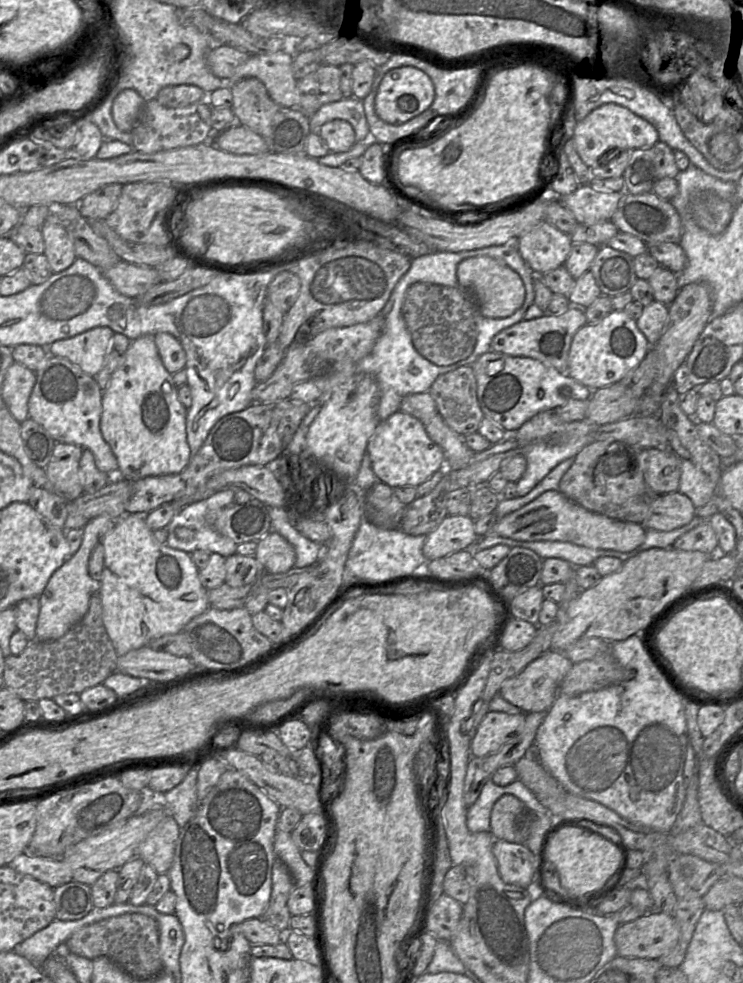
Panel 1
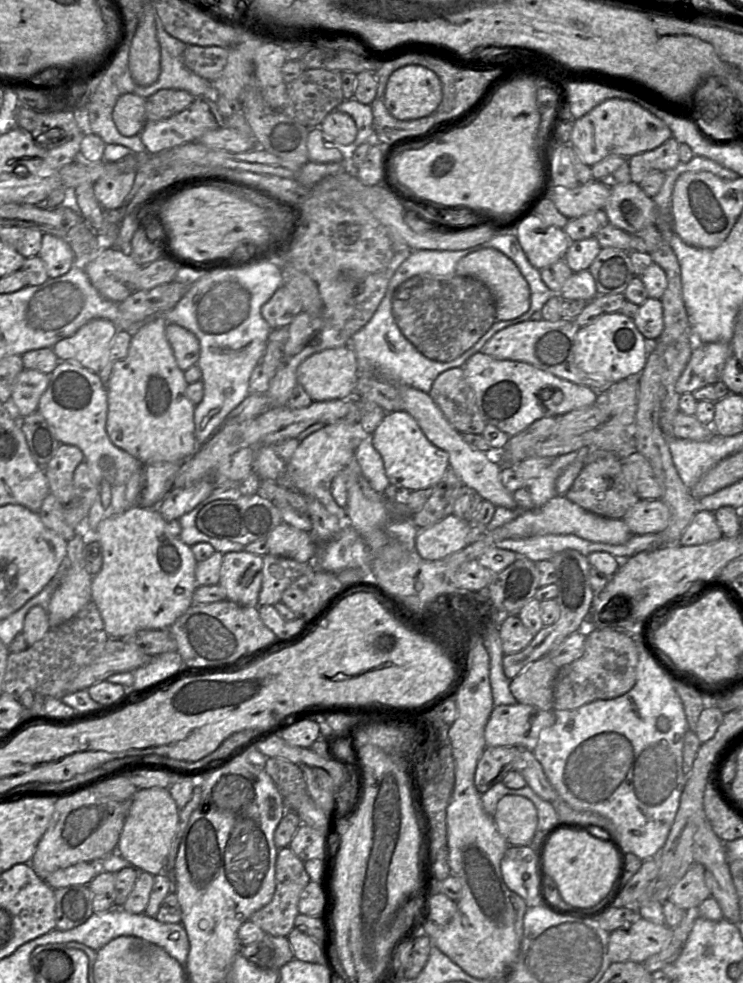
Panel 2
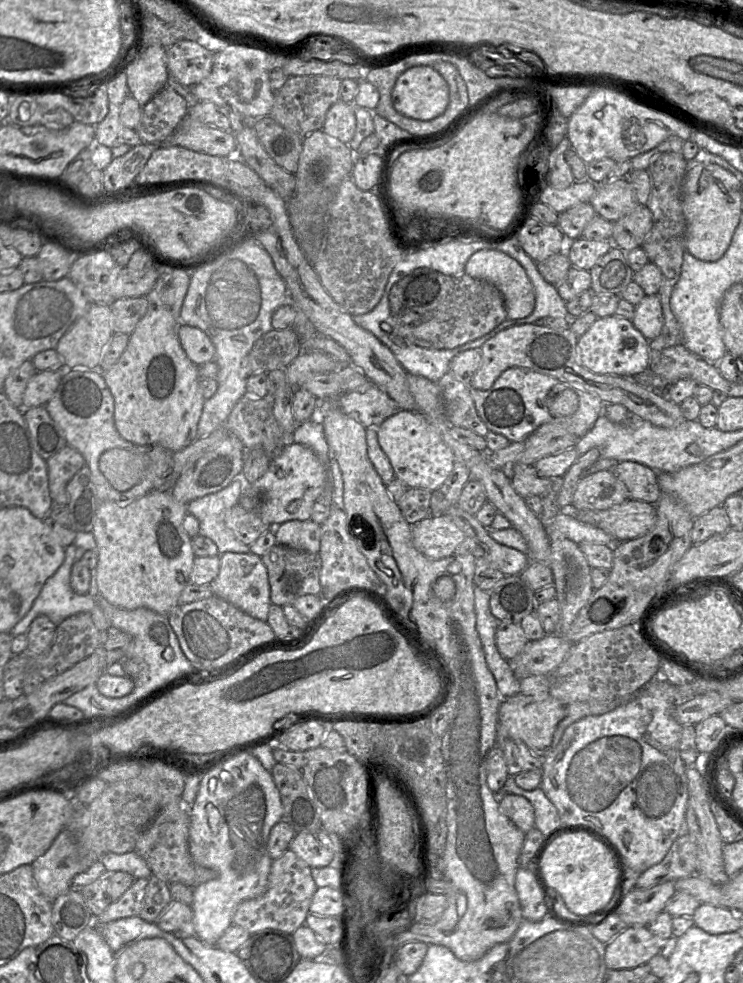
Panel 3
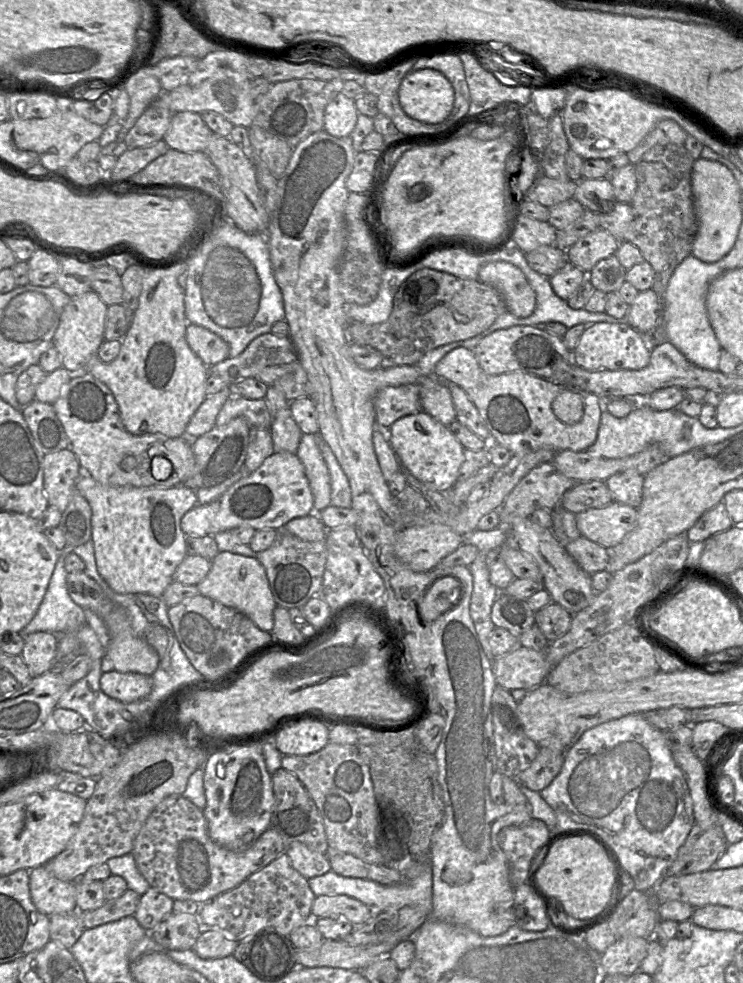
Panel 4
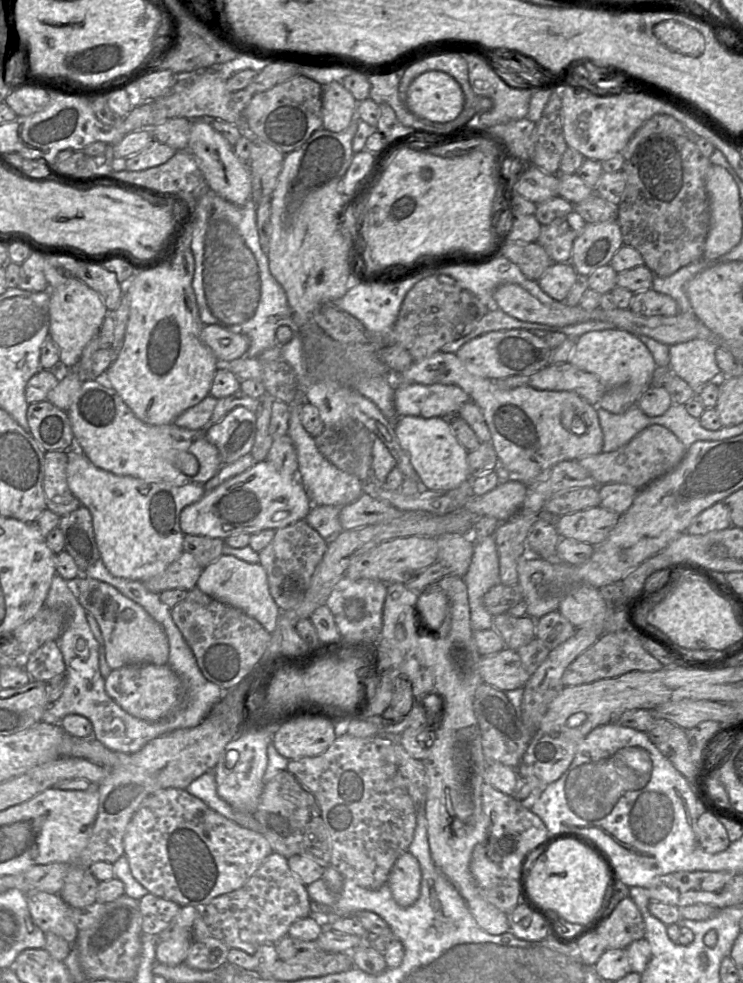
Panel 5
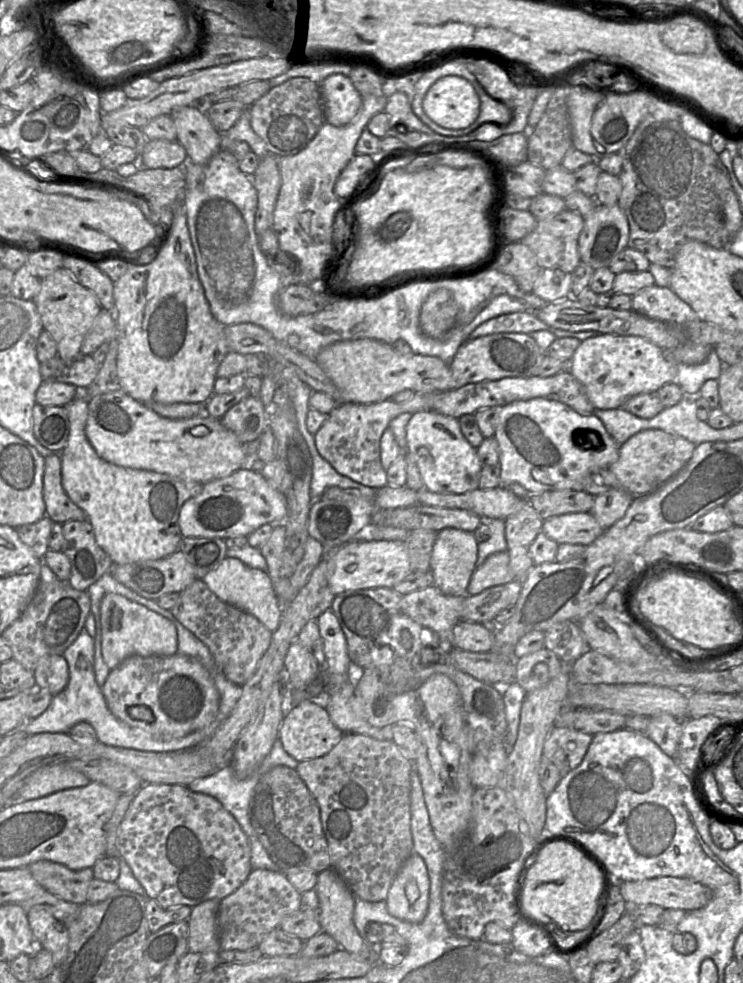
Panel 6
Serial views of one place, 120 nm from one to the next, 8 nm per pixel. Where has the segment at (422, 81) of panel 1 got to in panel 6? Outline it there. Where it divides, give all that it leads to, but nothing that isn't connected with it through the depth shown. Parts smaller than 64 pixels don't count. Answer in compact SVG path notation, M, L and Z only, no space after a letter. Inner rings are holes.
M446 75L436 80L424 95L425 114L446 129L461 129L479 115L480 100L473 86L464 78Z

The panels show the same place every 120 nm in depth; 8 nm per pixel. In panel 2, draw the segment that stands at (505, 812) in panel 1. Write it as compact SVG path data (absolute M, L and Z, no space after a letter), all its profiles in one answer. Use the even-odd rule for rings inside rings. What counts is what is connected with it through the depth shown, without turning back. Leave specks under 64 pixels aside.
M503 796L496 806L493 818L499 833L510 846L529 846L537 832L537 810L523 796Z

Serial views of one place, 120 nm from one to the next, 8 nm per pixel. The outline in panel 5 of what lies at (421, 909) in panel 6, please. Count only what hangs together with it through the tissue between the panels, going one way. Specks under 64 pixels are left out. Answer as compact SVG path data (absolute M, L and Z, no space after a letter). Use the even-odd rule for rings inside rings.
M409 851L398 857L387 883L398 905L408 907L417 901L420 895L421 869L418 860Z

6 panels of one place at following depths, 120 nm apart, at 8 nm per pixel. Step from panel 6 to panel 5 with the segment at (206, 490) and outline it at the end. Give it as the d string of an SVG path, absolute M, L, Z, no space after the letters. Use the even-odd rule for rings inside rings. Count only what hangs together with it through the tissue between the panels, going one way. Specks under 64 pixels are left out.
M265 460L255 463L202 498L184 507L180 528L188 535L226 539L237 534L254 534L266 529L279 529L304 520L312 507L309 496L298 477L284 478Z

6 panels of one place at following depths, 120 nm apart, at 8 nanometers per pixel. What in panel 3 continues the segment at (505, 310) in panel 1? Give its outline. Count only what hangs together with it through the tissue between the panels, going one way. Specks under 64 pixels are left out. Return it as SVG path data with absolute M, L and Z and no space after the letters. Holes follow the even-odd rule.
M482 249L470 256L465 264L465 274L493 284L501 293L507 319L518 320L528 317L535 307L535 292L525 269L509 255L493 249Z

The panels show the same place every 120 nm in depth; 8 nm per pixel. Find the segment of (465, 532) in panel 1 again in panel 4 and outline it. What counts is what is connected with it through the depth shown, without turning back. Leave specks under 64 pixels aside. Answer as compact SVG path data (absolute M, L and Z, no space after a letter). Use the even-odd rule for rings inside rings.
M445 525L411 526L398 532L395 553L412 570L424 572L434 569L463 542L462 536Z

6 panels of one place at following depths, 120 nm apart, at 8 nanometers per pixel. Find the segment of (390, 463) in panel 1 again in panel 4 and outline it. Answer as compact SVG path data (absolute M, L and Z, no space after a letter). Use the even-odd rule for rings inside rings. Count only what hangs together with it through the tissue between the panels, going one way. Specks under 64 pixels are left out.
M423 410L406 415L388 428L388 441L400 463L418 480L440 492L446 492L457 481L465 448L445 426Z

